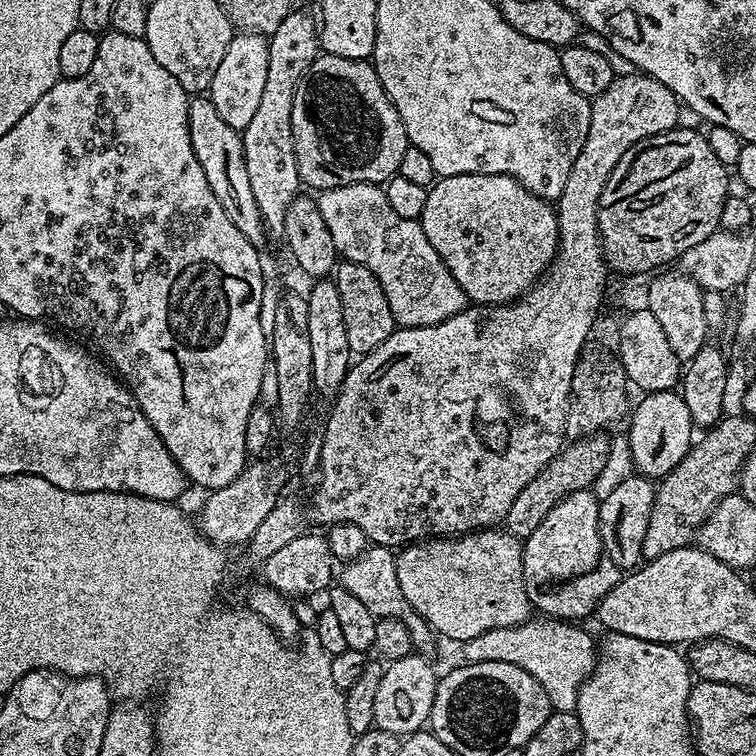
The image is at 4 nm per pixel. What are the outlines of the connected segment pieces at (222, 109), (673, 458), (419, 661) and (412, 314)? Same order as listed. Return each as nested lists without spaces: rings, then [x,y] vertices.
[[[240,32],[233,35],[230,46],[226,46],[226,54],[222,54],[222,62],[218,62],[218,70],[214,70],[212,85],[206,95],[214,102],[214,110],[218,110],[220,117],[235,132],[243,133],[258,110],[266,86],[266,69],[269,63],[267,39],[258,32]]]
[[[679,391],[650,392],[643,399],[637,408],[635,405],[631,409],[632,425],[626,429],[628,445],[632,451],[632,466],[639,475],[663,478],[691,450],[694,443],[694,425],[690,410],[686,410],[686,402]]]
[[[420,654],[391,661],[382,674],[382,682],[374,694],[374,725],[401,738],[419,732],[428,724],[428,715],[434,706],[438,672]]]
[[[381,185],[338,186],[320,192],[318,203],[337,253],[345,260],[366,266],[378,278],[399,327],[434,326],[464,311],[469,298],[462,286],[454,282],[446,262],[438,258],[438,250],[430,246],[420,221],[398,218]]]

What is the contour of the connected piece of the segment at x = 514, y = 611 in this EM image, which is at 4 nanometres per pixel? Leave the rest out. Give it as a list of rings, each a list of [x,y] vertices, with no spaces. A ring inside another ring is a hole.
[[[502,528],[479,529],[472,533],[465,533],[455,537],[428,538],[423,541],[417,541],[411,545],[405,545],[398,553],[396,558],[398,566],[398,584],[402,589],[402,594],[410,603],[412,609],[425,621],[439,637],[444,636],[448,640],[458,642],[458,644],[468,643],[482,633],[489,632],[492,629],[512,628],[514,625],[524,624],[533,613],[533,606],[529,602],[525,590],[525,572],[524,572],[524,550],[523,541],[514,538],[508,531]]]

